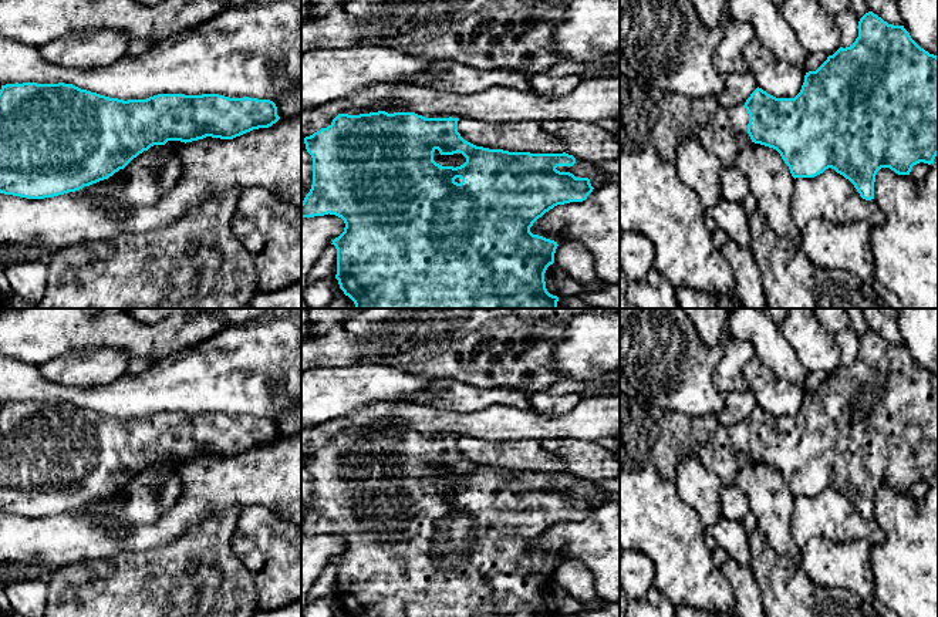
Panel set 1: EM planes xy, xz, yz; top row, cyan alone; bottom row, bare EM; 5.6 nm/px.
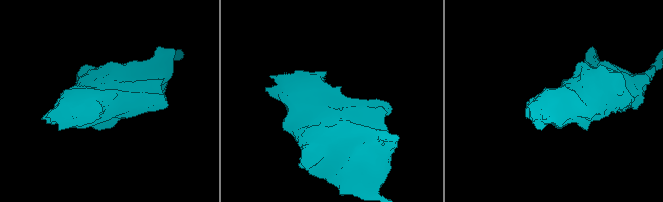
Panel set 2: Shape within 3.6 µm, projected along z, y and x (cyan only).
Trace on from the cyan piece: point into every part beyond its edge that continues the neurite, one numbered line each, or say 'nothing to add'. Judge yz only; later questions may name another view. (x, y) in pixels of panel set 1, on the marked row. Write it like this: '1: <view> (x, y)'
1: yz (724, 134)

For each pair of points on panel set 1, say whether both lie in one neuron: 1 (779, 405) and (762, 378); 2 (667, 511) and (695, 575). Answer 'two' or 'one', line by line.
1: one
2: one

